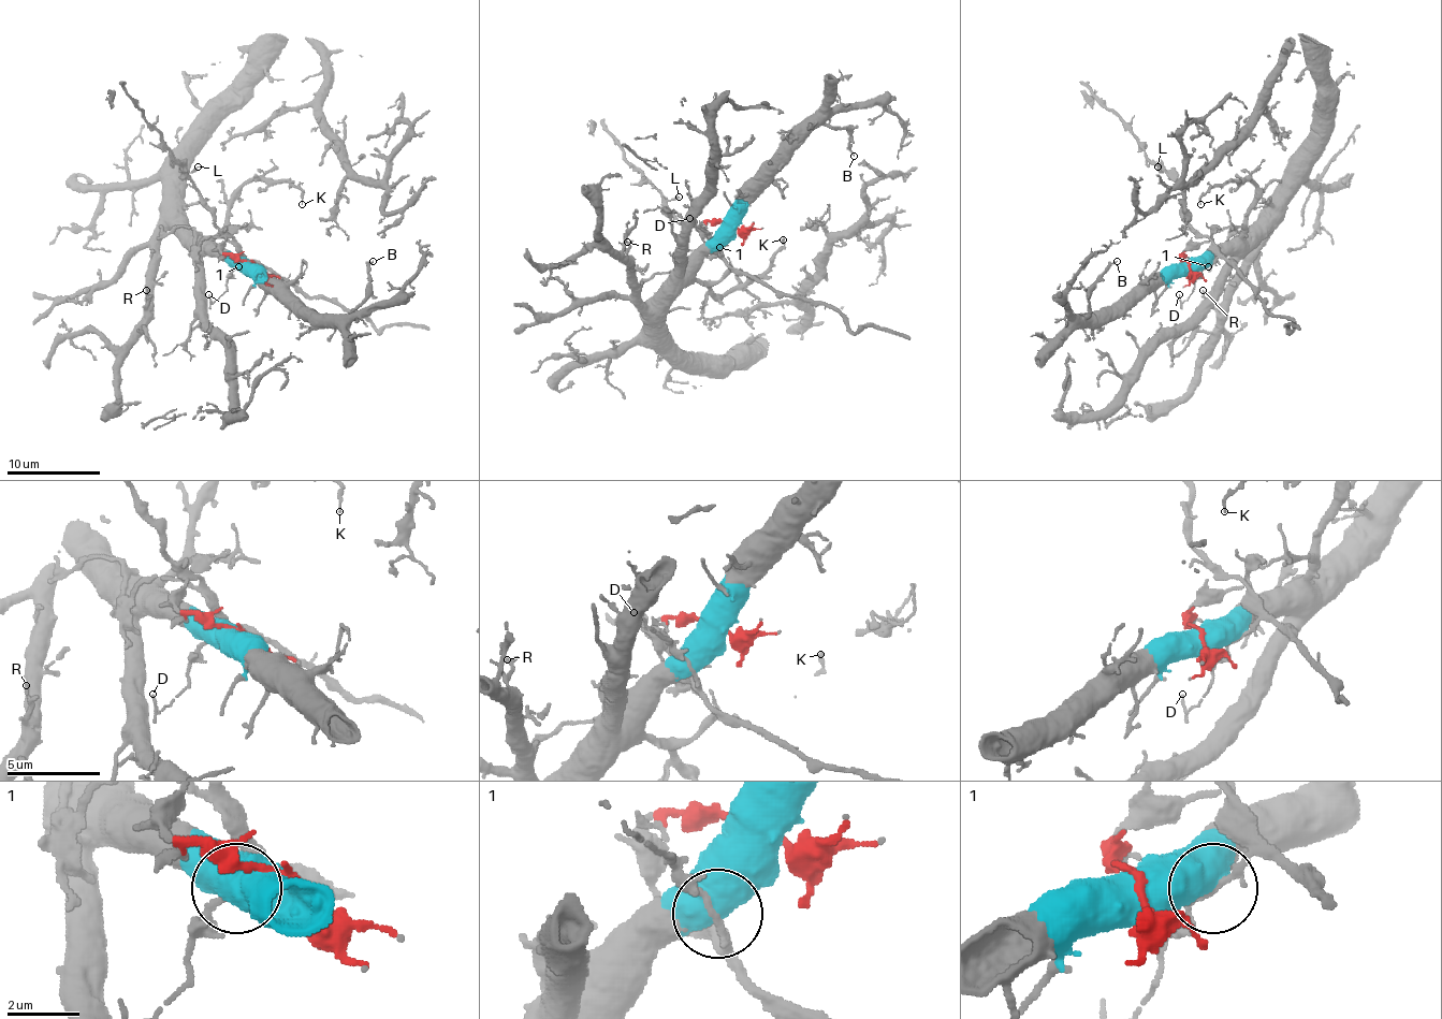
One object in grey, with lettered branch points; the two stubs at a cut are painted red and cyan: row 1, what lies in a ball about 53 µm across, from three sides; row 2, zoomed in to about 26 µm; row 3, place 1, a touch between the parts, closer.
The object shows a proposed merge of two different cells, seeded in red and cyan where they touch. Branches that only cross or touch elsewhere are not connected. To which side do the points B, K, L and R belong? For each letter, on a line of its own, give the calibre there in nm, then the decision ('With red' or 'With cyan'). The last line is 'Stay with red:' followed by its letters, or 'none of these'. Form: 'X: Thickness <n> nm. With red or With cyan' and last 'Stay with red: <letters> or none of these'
B: Thickness 120 nm. With cyan
K: Thickness 140 nm. With cyan
L: Thickness 150 nm. With red
R: Thickness 140 nm. With cyan
Stay with red: L

